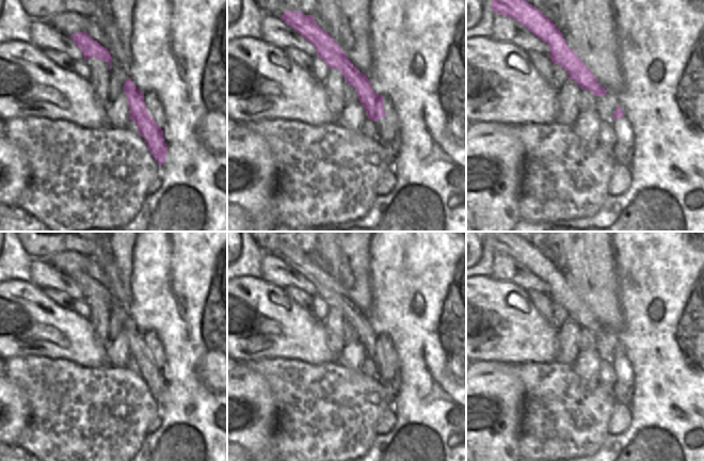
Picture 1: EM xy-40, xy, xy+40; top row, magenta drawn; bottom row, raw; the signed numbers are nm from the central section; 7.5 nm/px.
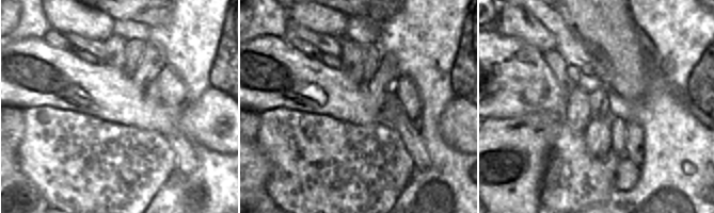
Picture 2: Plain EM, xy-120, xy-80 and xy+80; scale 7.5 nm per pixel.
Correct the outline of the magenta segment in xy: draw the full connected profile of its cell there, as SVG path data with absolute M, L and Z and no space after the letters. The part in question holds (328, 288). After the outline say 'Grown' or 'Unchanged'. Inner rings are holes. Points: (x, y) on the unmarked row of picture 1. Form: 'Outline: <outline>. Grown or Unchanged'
Outline: M286 250L279 257L313 283L317 297L329 307L337 307L342 313L346 321L355 328L368 357L378 361L380 356L385 355L383 335L374 332L367 315L351 302L338 282L317 264L311 254Z. Unchanged.

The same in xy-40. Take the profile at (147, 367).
Outline: M128 315L123 329L125 330L129 345L129 359L132 359L138 364L138 373L145 378L144 381L148 390L161 406L165 400L165 394L167 392L163 369L148 353L144 341L144 333Z. Unchanged.

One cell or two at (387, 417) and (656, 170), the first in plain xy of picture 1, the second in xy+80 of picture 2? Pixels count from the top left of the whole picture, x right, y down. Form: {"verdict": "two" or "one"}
{"verdict": "two"}

